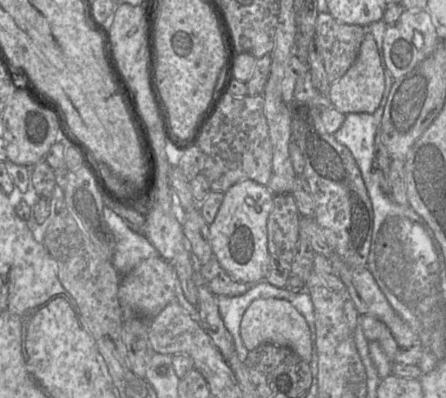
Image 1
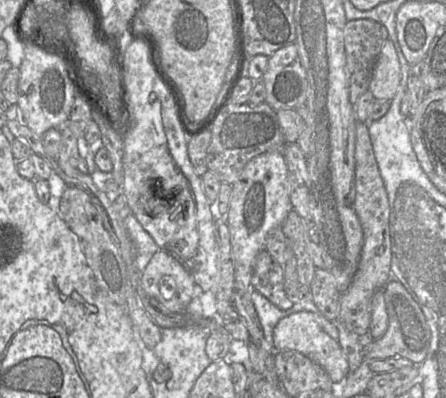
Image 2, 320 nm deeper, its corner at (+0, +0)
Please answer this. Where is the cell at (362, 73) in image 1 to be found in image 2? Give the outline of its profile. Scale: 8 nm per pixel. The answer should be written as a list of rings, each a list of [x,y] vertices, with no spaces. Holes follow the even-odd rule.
[[[389,38],[384,42],[374,65],[369,89],[377,100],[395,97],[401,81],[401,66],[395,46]]]

